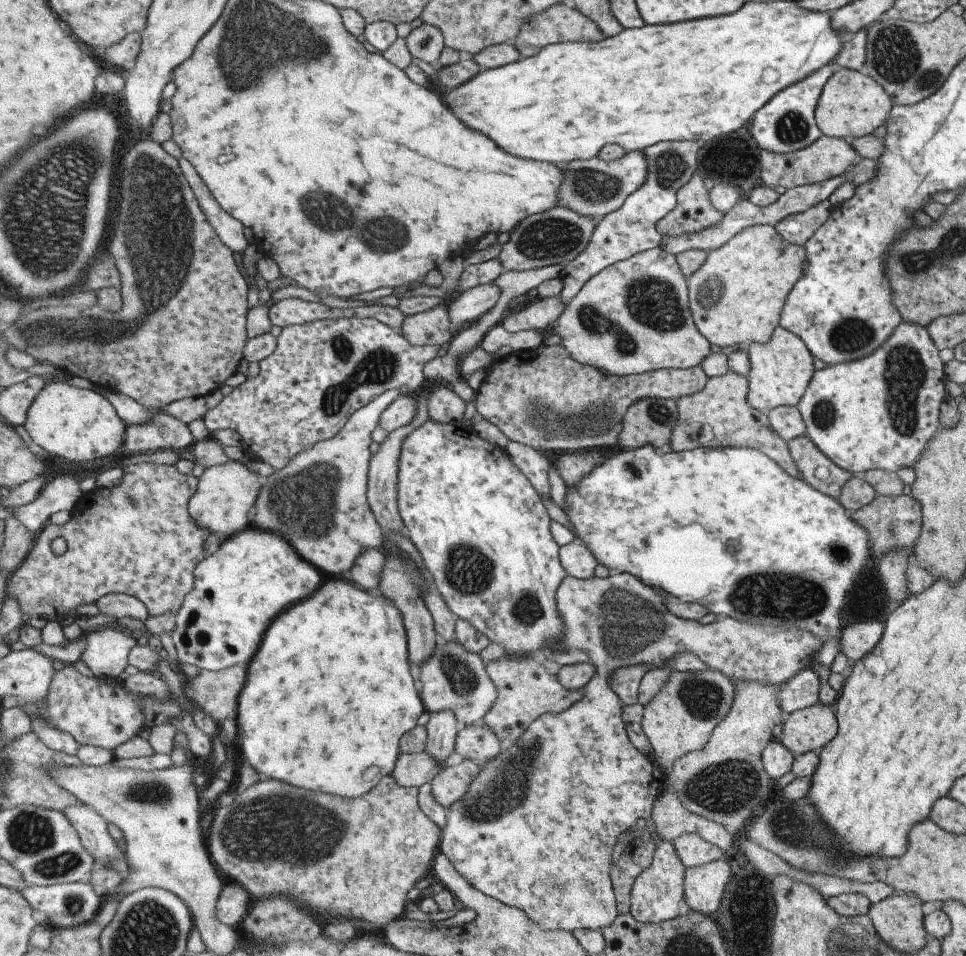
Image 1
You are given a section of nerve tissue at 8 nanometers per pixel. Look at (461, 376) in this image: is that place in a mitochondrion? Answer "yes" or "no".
no

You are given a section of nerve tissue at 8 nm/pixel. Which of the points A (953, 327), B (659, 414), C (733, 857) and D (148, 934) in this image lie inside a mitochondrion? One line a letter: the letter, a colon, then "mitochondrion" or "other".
A: other
B: mitochondrion
C: other
D: mitochondrion

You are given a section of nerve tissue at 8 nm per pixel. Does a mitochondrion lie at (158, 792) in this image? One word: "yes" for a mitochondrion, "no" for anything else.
yes

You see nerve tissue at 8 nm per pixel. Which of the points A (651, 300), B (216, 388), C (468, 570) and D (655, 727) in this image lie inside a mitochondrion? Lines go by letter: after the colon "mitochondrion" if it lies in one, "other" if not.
A: mitochondrion
B: other
C: mitochondrion
D: other

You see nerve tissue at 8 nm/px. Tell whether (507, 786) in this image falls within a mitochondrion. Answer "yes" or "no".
yes

